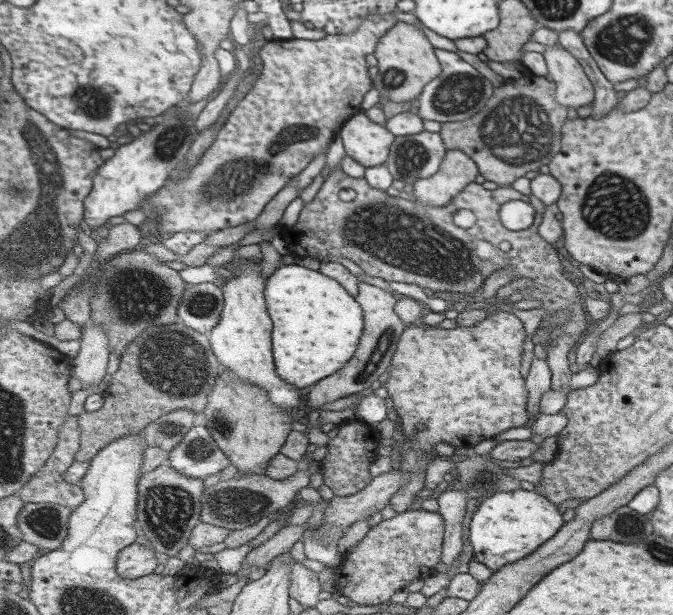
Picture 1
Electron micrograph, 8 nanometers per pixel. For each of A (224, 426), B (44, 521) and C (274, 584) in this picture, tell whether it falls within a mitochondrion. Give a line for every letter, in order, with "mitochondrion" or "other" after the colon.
A: mitochondrion
B: mitochondrion
C: other

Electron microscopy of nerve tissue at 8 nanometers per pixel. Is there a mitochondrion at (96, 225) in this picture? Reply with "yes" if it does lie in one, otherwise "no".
no

